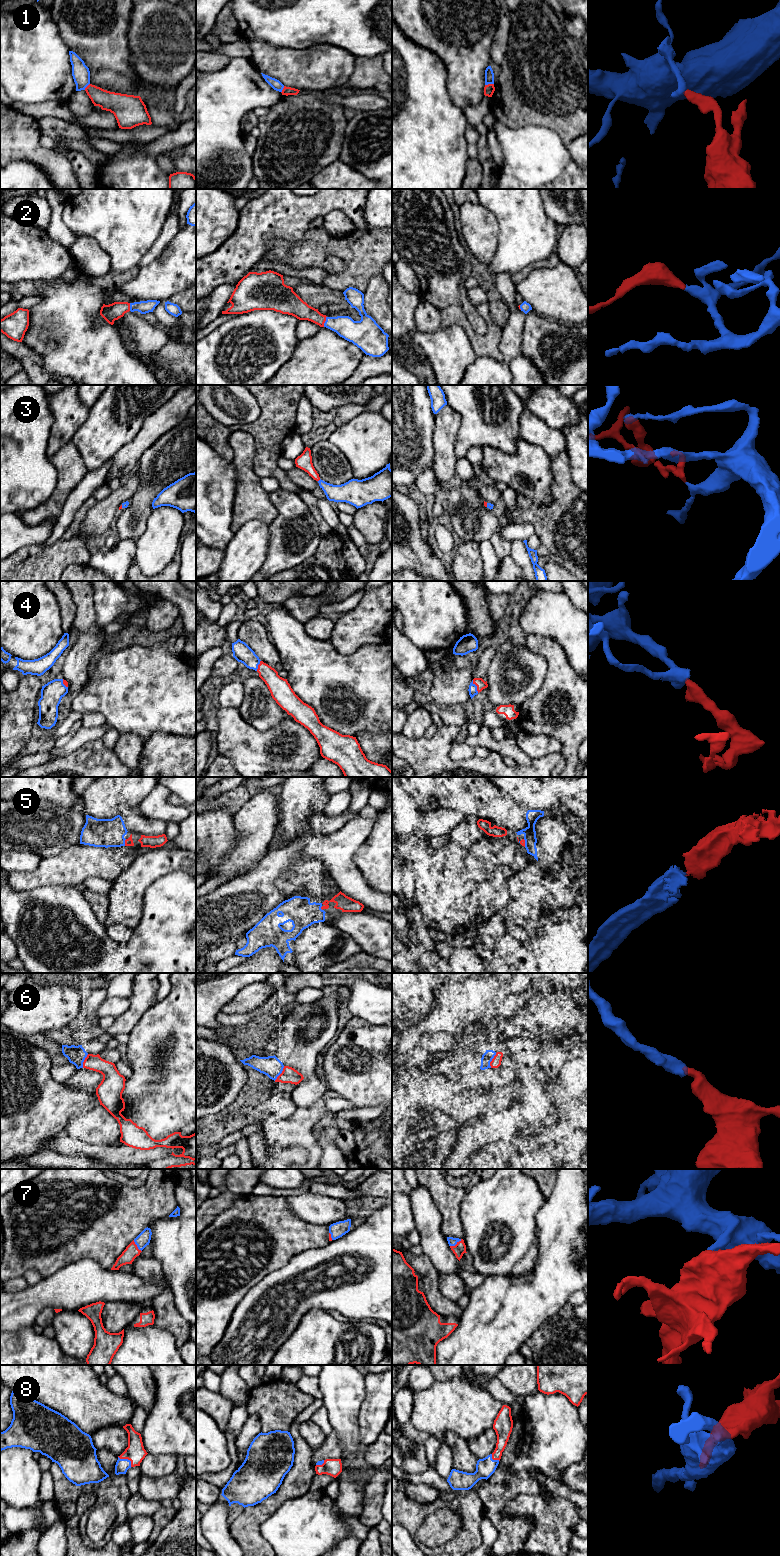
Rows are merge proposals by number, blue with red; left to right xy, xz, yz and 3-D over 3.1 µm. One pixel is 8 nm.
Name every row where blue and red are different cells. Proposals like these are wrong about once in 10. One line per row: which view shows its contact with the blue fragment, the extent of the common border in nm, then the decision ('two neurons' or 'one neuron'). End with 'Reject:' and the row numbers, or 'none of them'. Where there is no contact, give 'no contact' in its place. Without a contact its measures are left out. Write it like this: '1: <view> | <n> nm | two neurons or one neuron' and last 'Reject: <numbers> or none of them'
1: yz | 70 nm | two neurons
2: xz | 90 nm | one neuron
3: xz | 30 nm | one neuron
4: yz | 120 nm | one neuron
5: xy | 60 nm | one neuron
6: xz | 150 nm | one neuron
7: yz | 110 nm | one neuron
8: xy | 140 nm | one neuron
Reject: 1

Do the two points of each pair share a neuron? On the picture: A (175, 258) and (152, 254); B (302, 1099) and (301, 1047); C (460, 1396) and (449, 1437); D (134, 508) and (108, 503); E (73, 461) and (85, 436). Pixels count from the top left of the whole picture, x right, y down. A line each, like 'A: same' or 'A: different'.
A: different
B: same
C: different
D: different
E: different

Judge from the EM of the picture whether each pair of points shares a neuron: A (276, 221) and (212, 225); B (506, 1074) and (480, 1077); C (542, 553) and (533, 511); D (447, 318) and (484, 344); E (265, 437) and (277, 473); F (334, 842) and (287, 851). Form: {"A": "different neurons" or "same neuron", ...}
{"A": "different neurons", "B": "same neuron", "C": "different neurons", "D": "same neuron", "E": "same neuron", "F": "same neuron"}

